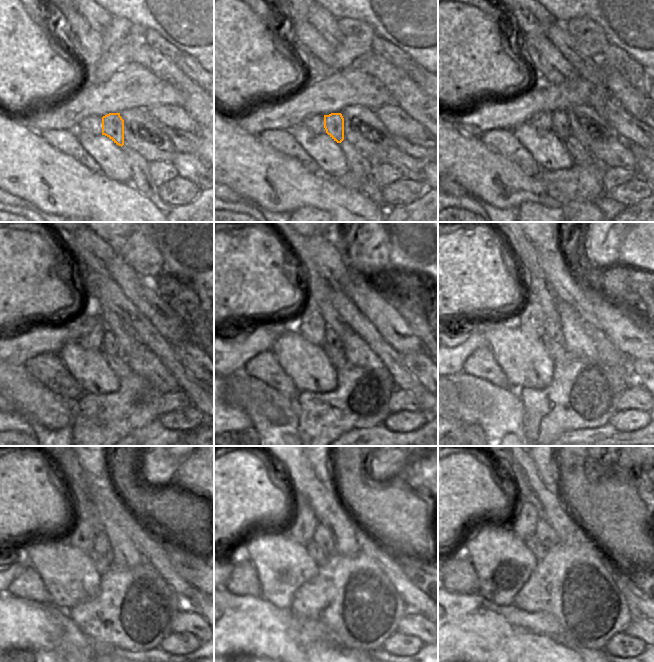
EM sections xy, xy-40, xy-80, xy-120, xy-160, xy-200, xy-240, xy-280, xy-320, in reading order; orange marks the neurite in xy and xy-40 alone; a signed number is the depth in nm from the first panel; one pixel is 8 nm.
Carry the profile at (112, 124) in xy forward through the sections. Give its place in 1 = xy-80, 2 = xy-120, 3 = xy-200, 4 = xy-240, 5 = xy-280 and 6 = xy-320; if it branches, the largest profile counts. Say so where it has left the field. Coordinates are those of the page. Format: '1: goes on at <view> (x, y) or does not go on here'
1: goes on at xy-80 (560, 125)
2: goes on at xy-120 (109, 343)
3: goes on at xy-200 (553, 327)
4: goes on at xy-240 (102, 544)
5: goes on at xy-280 (322, 535)
6: goes on at xy-320 (547, 536)

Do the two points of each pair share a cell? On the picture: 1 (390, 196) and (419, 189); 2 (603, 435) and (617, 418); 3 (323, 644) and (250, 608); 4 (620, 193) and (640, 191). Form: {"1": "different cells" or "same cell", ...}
{"1": "same cell", "2": "different cells", "3": "same cell", "4": "same cell"}

